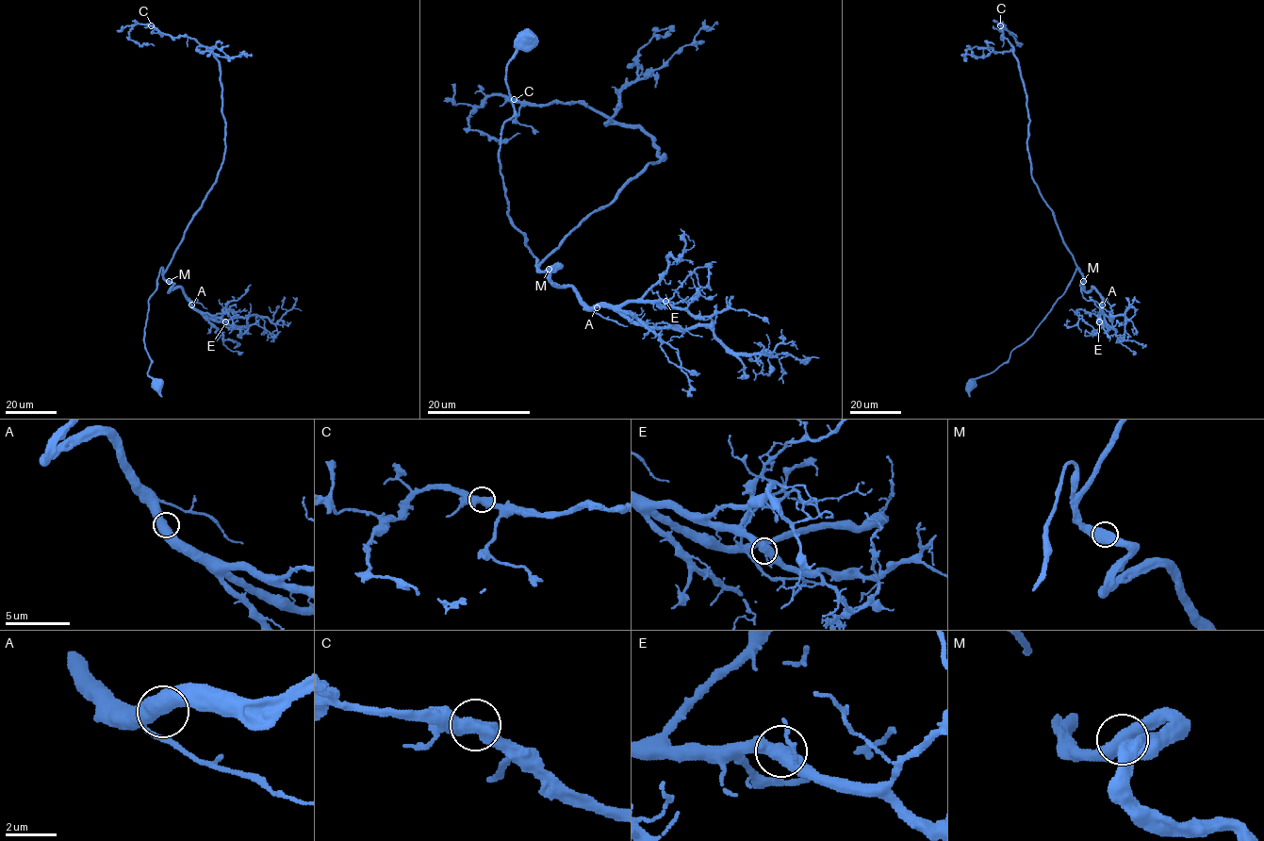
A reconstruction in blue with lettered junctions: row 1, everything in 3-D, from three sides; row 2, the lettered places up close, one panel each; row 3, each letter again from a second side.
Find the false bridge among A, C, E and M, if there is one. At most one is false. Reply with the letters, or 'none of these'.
none of these

